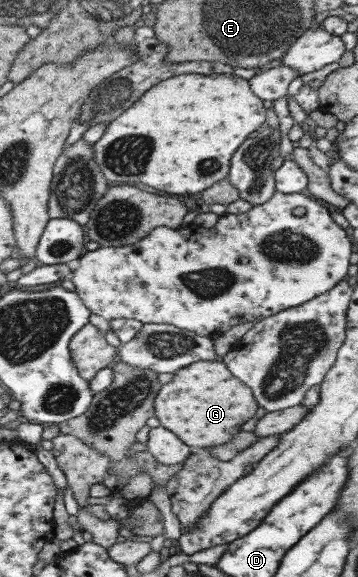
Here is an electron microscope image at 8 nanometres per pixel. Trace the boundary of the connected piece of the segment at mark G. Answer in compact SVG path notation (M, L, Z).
M221 360L194 362L193 365L178 370L173 376L173 380L167 383L158 394L155 401L155 417L163 427L174 431L174 434L177 434L192 450L212 449L229 444L242 432L242 424L250 421L260 410L253 391L246 383L236 378L233 371Z

